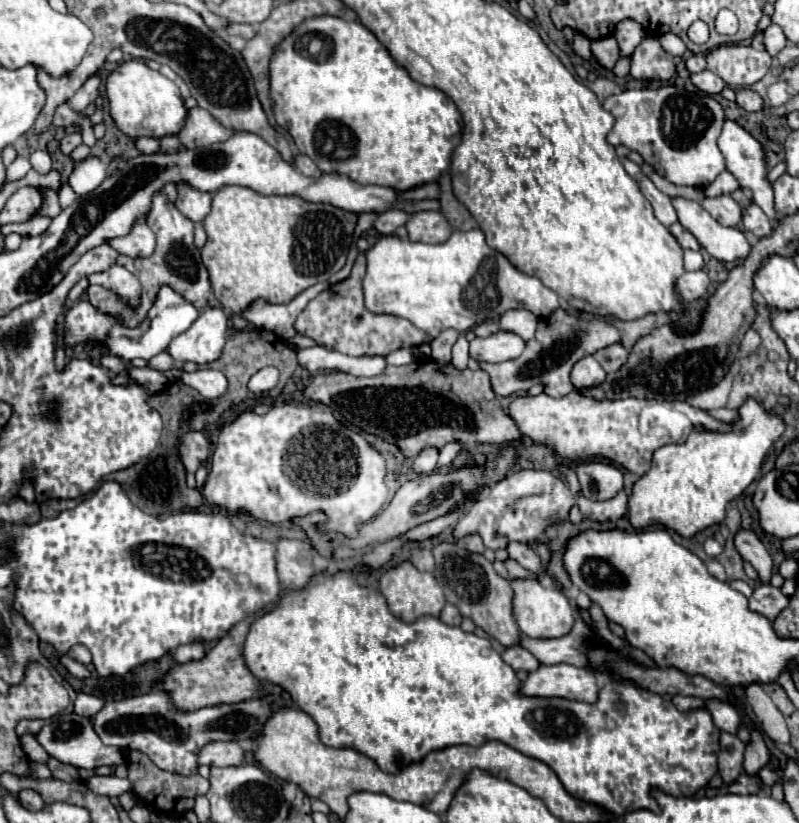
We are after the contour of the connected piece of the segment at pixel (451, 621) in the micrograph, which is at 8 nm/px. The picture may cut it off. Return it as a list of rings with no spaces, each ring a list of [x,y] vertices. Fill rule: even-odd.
[[[446,603],[444,609],[442,609],[442,613],[440,613],[440,619],[442,619],[446,625],[460,625],[462,615],[460,615],[460,611],[458,611],[452,603]]]

